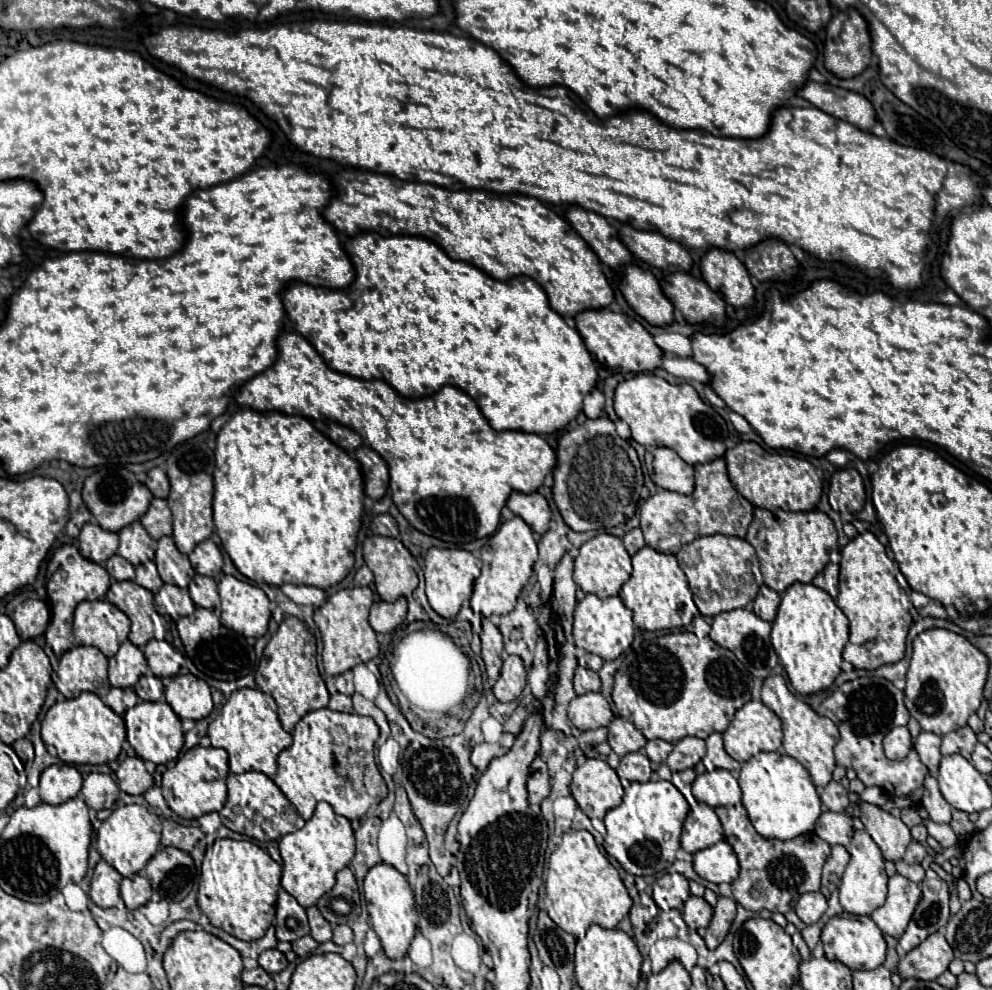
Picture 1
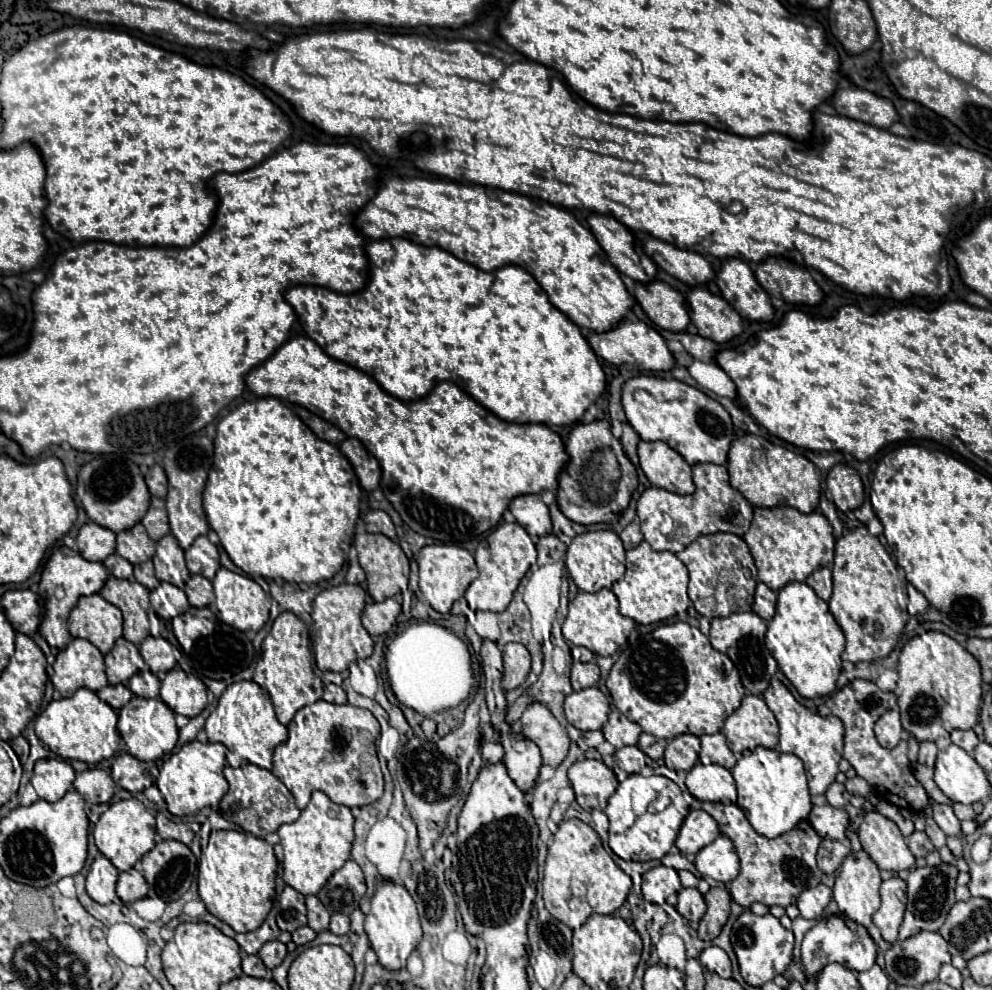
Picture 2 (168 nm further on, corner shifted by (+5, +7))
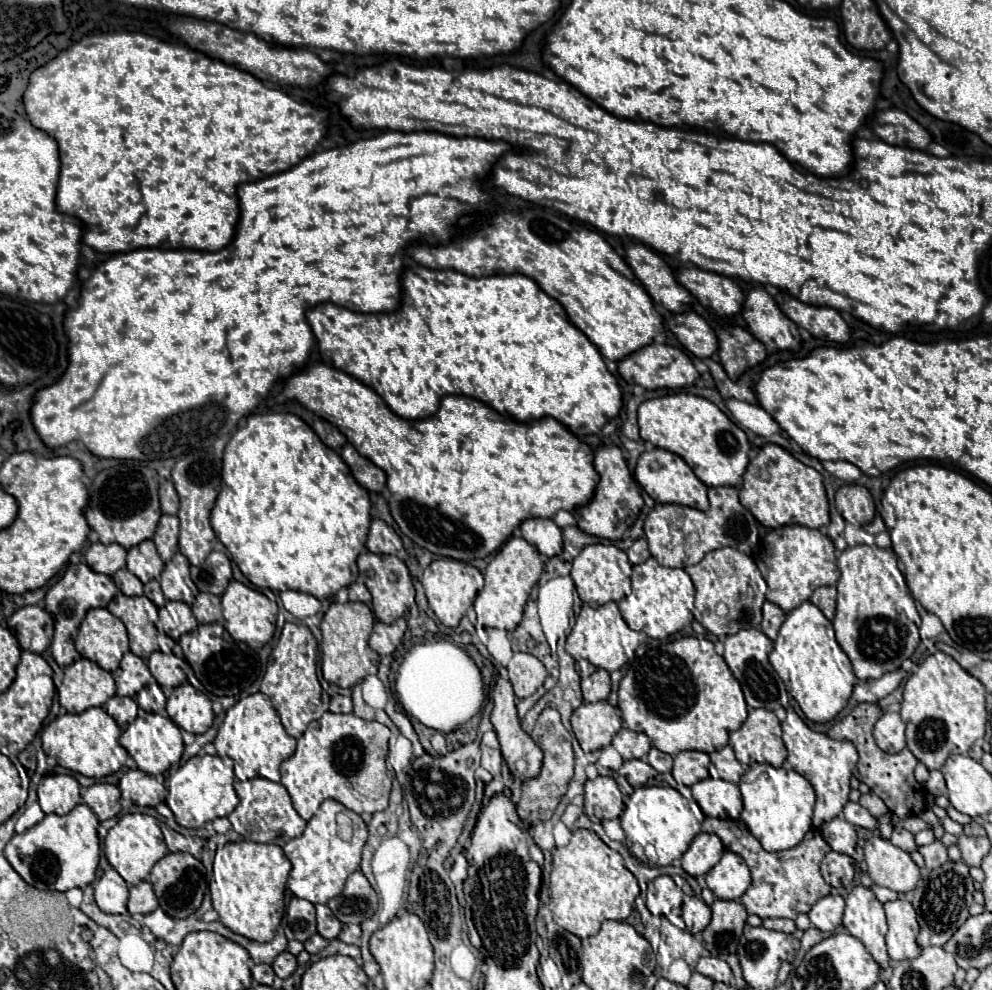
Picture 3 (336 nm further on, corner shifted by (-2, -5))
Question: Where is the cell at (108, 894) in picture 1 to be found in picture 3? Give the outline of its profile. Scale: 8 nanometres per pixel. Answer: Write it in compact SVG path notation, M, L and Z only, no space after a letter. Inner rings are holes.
M108 870L94 882L96 904L106 914L128 914L128 884L116 870Z

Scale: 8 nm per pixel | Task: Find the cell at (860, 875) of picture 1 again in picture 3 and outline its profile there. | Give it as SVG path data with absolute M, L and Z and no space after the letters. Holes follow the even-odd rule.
M854 886L854 890L846 896L846 910L844 910L844 928L852 936L856 936L866 950L874 956L874 960L882 966L890 966L890 958L886 954L886 916L884 906L868 886Z

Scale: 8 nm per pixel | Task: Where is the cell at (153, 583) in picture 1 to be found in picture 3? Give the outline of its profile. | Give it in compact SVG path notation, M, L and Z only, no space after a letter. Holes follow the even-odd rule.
M150 580L150 582L144 584L144 596L148 596L158 608L162 608L162 606L166 604L166 598L164 598L164 594L162 594L162 590L160 590L158 580Z

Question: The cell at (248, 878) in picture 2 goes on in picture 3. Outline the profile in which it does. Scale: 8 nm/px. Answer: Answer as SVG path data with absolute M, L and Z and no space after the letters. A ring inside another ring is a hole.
M242 840L218 848L210 880L210 896L220 922L240 936L256 942L270 942L284 916L284 890L290 870L290 860L276 844Z

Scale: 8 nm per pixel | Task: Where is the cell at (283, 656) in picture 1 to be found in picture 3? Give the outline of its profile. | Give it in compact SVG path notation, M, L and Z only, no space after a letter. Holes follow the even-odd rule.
M286 622L280 640L270 654L260 692L270 696L286 732L292 738L300 738L308 724L312 720L318 720L329 709L331 698L318 682L316 660L318 660L318 642L308 630L308 626Z

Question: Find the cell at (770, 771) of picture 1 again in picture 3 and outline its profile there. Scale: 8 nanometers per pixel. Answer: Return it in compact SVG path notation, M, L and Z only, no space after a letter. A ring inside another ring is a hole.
M770 764L760 766L756 778L744 776L740 780L740 792L744 798L742 820L754 838L762 844L766 852L780 852L794 848L802 842L804 834L812 828L812 810L814 810L814 788L792 768L774 768Z

